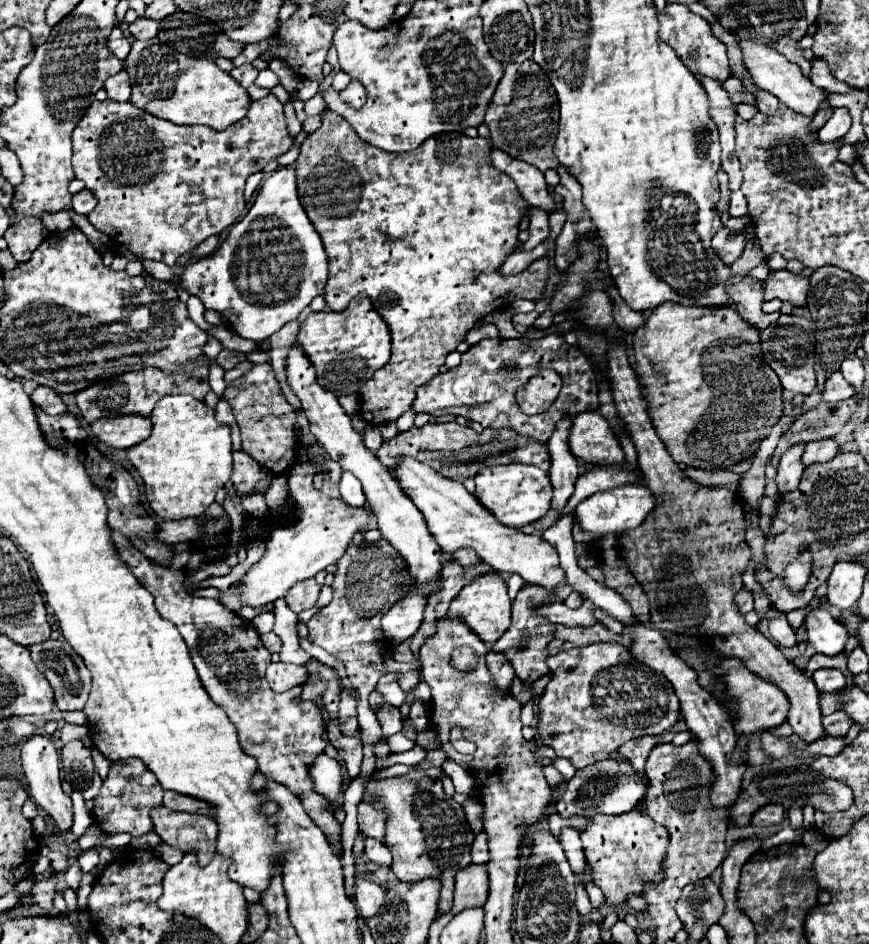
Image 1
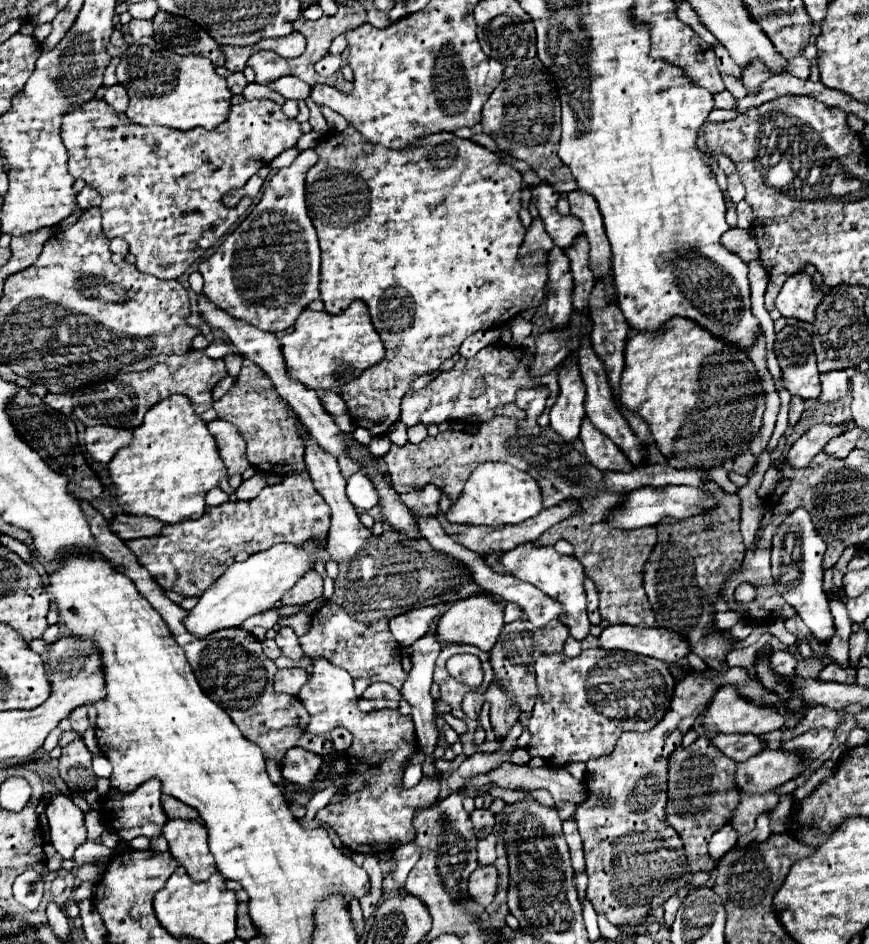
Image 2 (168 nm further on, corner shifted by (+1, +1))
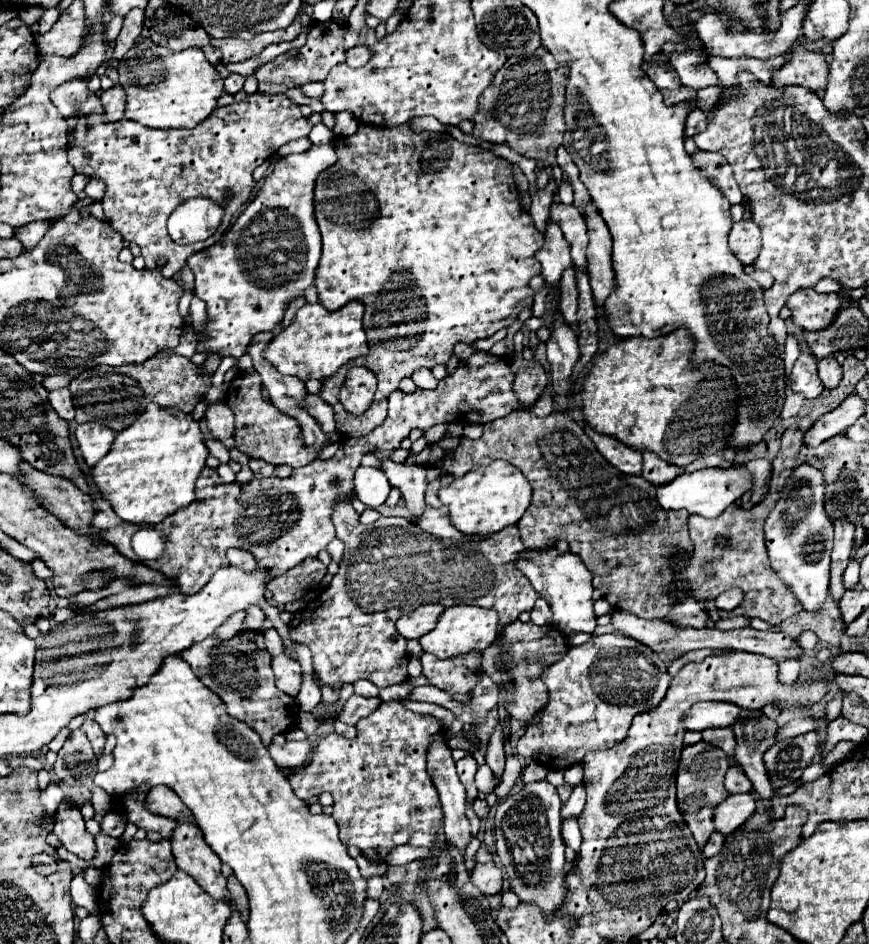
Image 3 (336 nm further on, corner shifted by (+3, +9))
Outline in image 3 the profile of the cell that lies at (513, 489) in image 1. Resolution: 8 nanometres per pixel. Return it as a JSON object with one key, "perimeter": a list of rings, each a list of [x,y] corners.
{"perimeter":[[[495,460],[489,466],[473,468],[463,478],[455,478],[451,484],[441,486],[439,500],[449,508],[451,524],[465,536],[479,534],[489,538],[505,526],[517,524],[531,502],[531,484],[525,476],[505,460]]]}

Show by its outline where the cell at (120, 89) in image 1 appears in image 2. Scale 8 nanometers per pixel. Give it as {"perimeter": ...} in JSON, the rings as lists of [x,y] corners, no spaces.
{"perimeter":[[[113,84],[105,88],[105,102],[111,104],[117,112],[125,112],[127,108],[127,92],[123,84]]]}

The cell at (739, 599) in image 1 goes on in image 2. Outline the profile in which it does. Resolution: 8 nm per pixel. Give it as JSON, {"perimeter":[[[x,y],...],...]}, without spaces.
{"perimeter":[[[719,598],[719,600],[715,602],[715,626],[717,626],[719,630],[729,630],[729,628],[733,628],[739,620],[743,620],[743,616],[741,616],[739,612],[731,610],[725,600]]]}

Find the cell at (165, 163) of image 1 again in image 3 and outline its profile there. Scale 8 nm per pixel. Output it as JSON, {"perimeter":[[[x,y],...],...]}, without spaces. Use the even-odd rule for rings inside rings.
{"perimeter":[[[69,80],[57,90],[51,92],[51,102],[57,106],[57,110],[69,118],[75,110],[81,110],[79,124],[73,134],[69,134],[69,164],[75,168],[77,174],[101,178],[107,184],[103,210],[109,218],[109,224],[127,240],[135,242],[141,248],[141,254],[145,258],[145,268],[155,270],[157,268],[157,256],[167,256],[169,262],[165,268],[159,272],[165,278],[173,278],[187,262],[187,258],[193,252],[199,252],[217,240],[227,232],[231,222],[237,218],[239,210],[249,202],[255,182],[253,182],[253,170],[263,164],[269,156],[273,156],[283,144],[309,136],[311,124],[307,118],[303,118],[301,110],[297,104],[293,104],[287,96],[283,94],[255,94],[247,95],[247,101],[241,101],[232,105],[219,107],[201,124],[191,129],[159,129],[145,128],[137,122],[131,120],[121,120],[115,124],[105,124],[103,122],[103,108],[101,100],[95,94],[87,94],[87,82],[85,80]],[[195,196],[205,196],[205,198],[215,198],[225,208],[225,220],[223,226],[217,228],[213,238],[205,242],[197,242],[193,246],[179,246],[175,244],[169,234],[167,234],[167,218],[173,212],[175,206],[179,206],[183,200],[195,198]]]}

